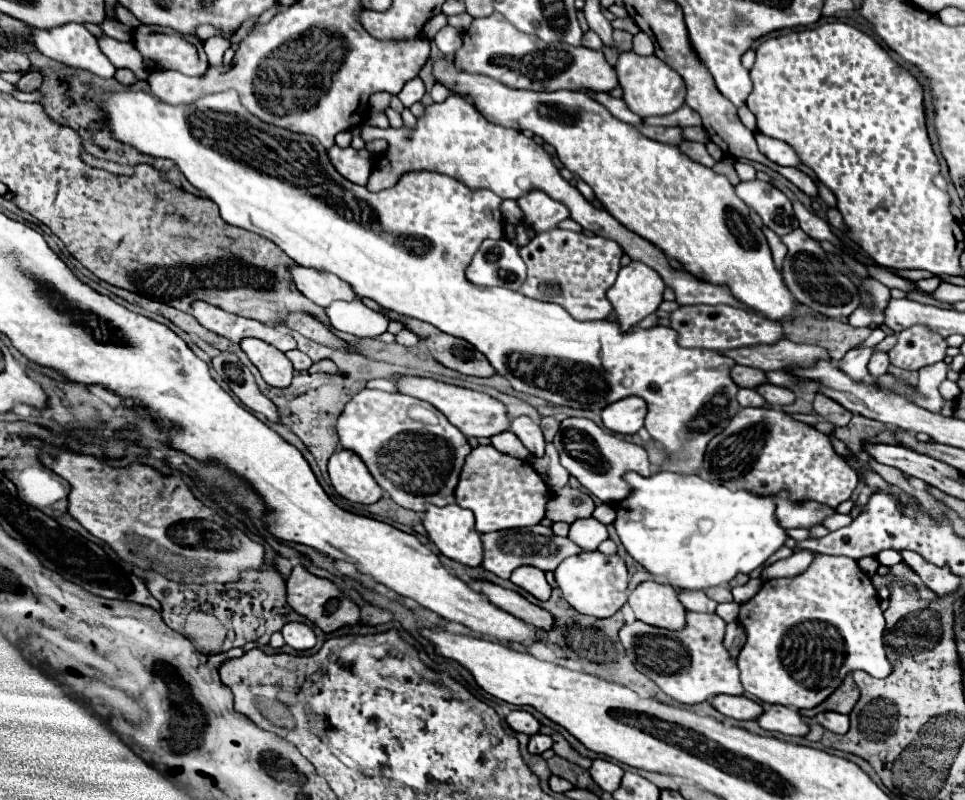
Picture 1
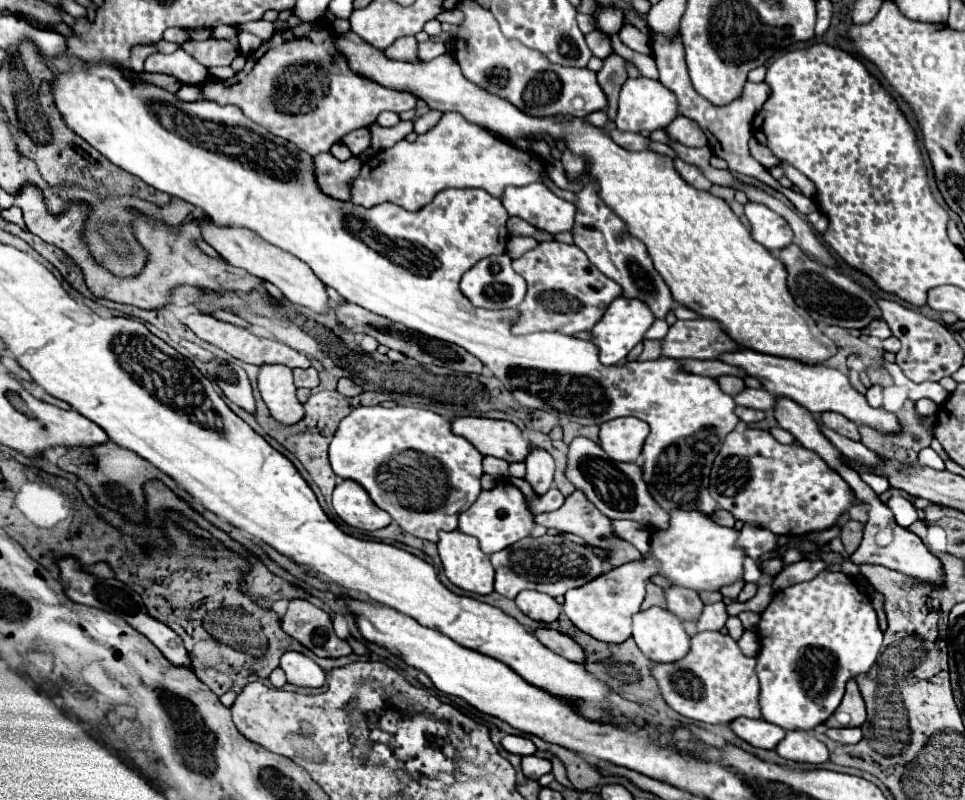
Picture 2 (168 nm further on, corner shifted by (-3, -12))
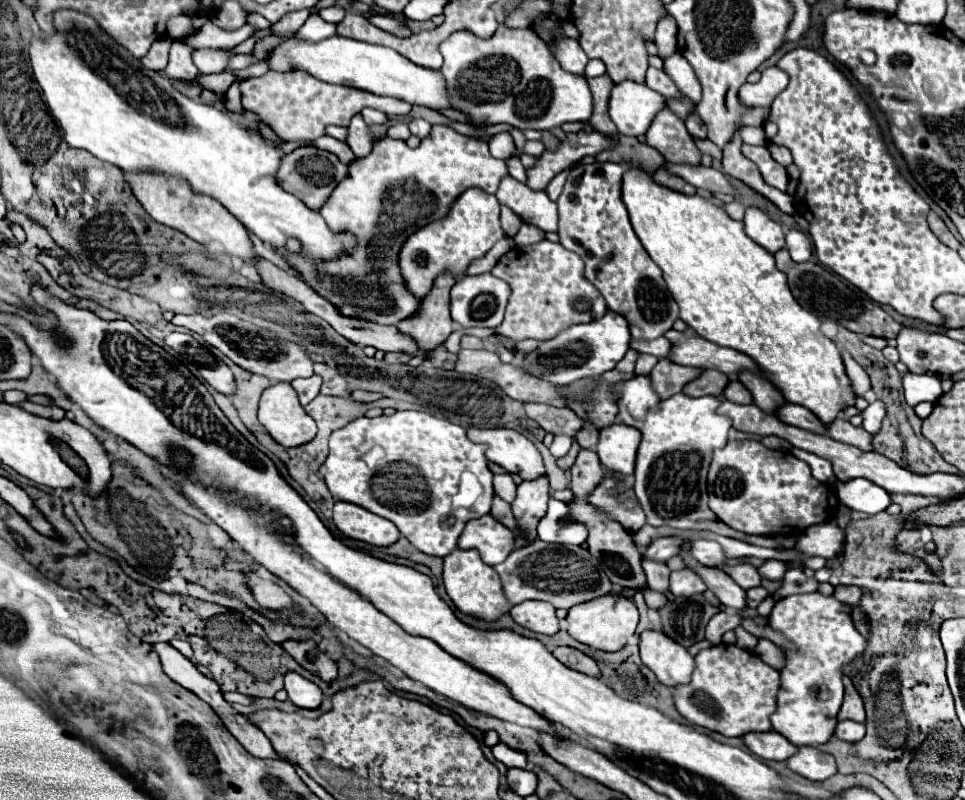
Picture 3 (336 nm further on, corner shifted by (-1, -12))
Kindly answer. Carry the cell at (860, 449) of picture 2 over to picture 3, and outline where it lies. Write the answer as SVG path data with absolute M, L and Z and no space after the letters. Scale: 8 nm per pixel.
M785 402L783 406L779 406L779 410L775 410L775 414L777 414L783 422L793 424L793 426L797 426L797 428L811 430L811 432L817 432L817 434L827 432L827 430L823 428L823 424L819 422L819 418L817 418L815 414L811 414L811 410L805 410L803 406Z

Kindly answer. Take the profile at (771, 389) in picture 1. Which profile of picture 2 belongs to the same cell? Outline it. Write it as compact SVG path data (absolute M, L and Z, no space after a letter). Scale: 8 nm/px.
M745 388L741 394L735 396L735 402L741 404L741 406L749 406L749 408L755 408L755 410L775 410L775 404L777 404L777 396L775 394L769 394L767 390L753 390L753 388Z

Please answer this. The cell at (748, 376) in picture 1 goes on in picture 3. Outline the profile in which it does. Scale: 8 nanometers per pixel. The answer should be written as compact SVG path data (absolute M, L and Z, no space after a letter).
M703 370L695 380L691 380L683 392L691 398L699 396L719 396L723 394L725 386L729 384L729 378L719 370Z

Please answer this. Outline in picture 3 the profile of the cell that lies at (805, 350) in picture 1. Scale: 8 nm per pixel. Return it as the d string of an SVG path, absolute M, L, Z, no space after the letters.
M665 358L657 362L657 366L651 370L651 386L659 394L659 398L671 398L673 394L679 394L683 386L699 376L699 368L687 368L677 366Z

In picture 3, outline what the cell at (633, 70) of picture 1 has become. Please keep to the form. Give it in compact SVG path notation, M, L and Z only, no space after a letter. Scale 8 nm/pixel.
M627 80L613 86L609 94L609 116L621 134L641 136L663 108L663 102L665 98L647 84Z

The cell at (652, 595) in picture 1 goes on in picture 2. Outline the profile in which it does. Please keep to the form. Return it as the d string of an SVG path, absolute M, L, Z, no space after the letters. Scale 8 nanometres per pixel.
M651 606L633 616L633 638L653 662L675 662L689 652L683 622L661 606Z

